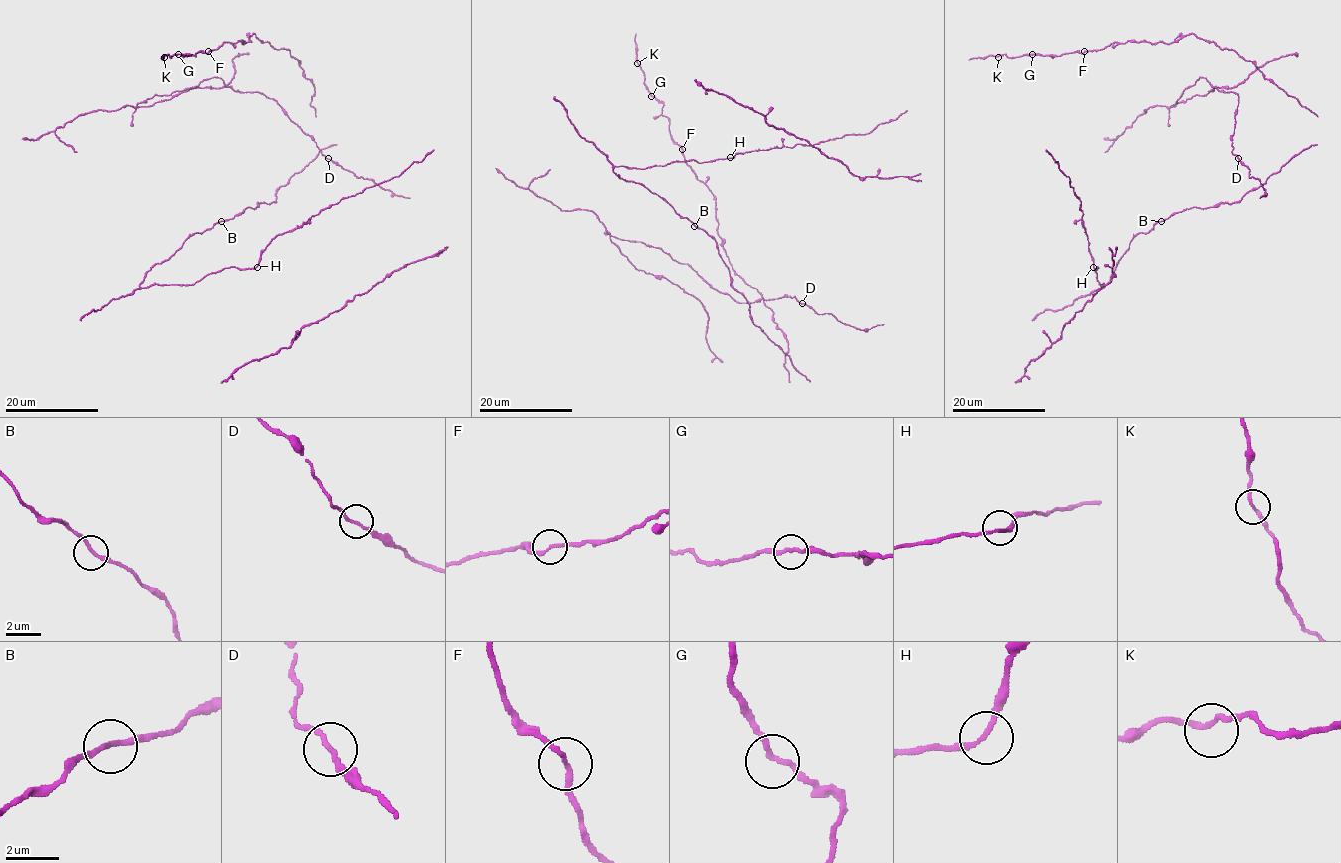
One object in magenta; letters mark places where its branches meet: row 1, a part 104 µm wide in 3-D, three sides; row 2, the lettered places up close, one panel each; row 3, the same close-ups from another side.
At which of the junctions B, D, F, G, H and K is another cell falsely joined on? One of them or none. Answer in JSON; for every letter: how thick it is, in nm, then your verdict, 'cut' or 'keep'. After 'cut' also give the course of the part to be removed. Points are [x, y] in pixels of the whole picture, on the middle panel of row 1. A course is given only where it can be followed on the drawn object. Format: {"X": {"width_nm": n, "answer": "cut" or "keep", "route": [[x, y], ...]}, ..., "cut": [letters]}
{"B": {"width_nm": 180, "answer": "keep"}, "D": {"width_nm": 160, "answer": "keep"}, "F": {"width_nm": 180, "answer": "keep"}, "G": {"width_nm": 180, "answer": "keep"}, "H": {"width_nm": 180, "answer": "keep"}, "K": {"width_nm": 180, "answer": "keep"}, "cut": []}

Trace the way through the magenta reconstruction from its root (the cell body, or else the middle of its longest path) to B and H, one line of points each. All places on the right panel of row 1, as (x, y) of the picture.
B: (1226, 203), (1203, 208), (1186, 208), (1161, 221)
H: (1226, 203), (1175, 212), (1147, 233), (1138, 233), (1102, 288), (1098, 268), (1093, 267)

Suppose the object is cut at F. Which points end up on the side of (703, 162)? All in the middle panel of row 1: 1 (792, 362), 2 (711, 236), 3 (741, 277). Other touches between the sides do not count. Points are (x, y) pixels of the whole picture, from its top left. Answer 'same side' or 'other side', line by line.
1: same side
2: same side
3: other side

